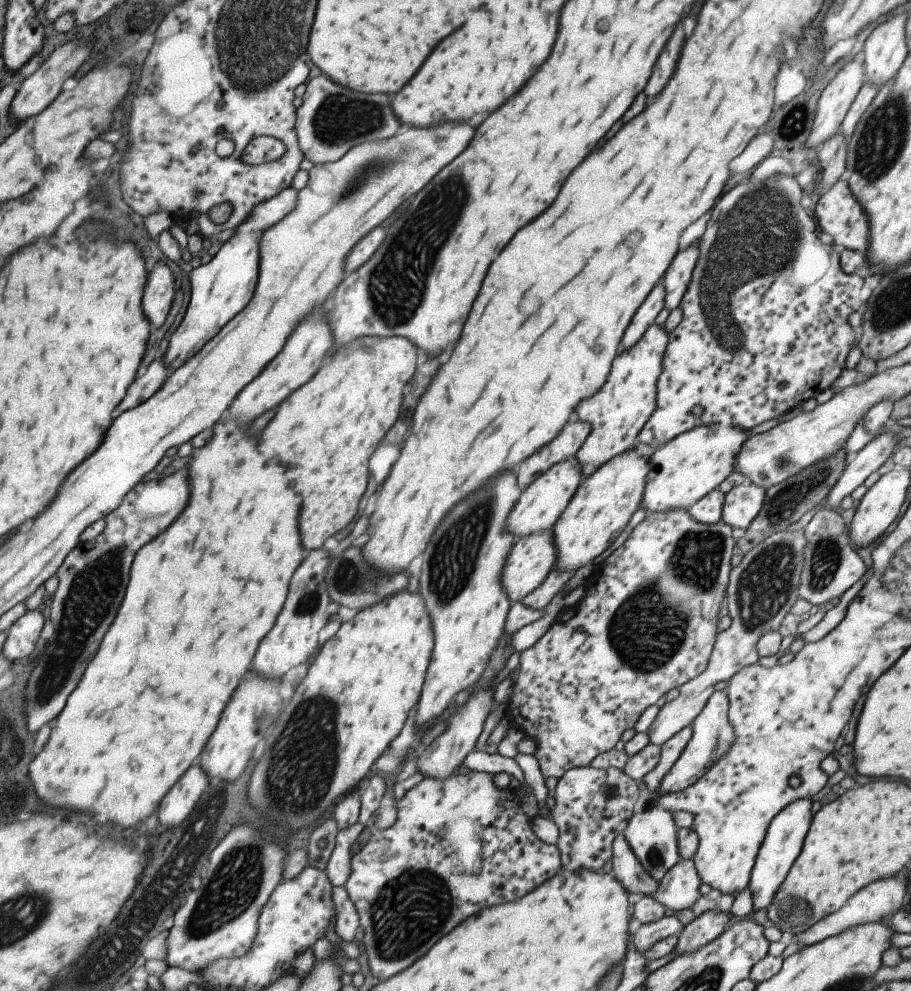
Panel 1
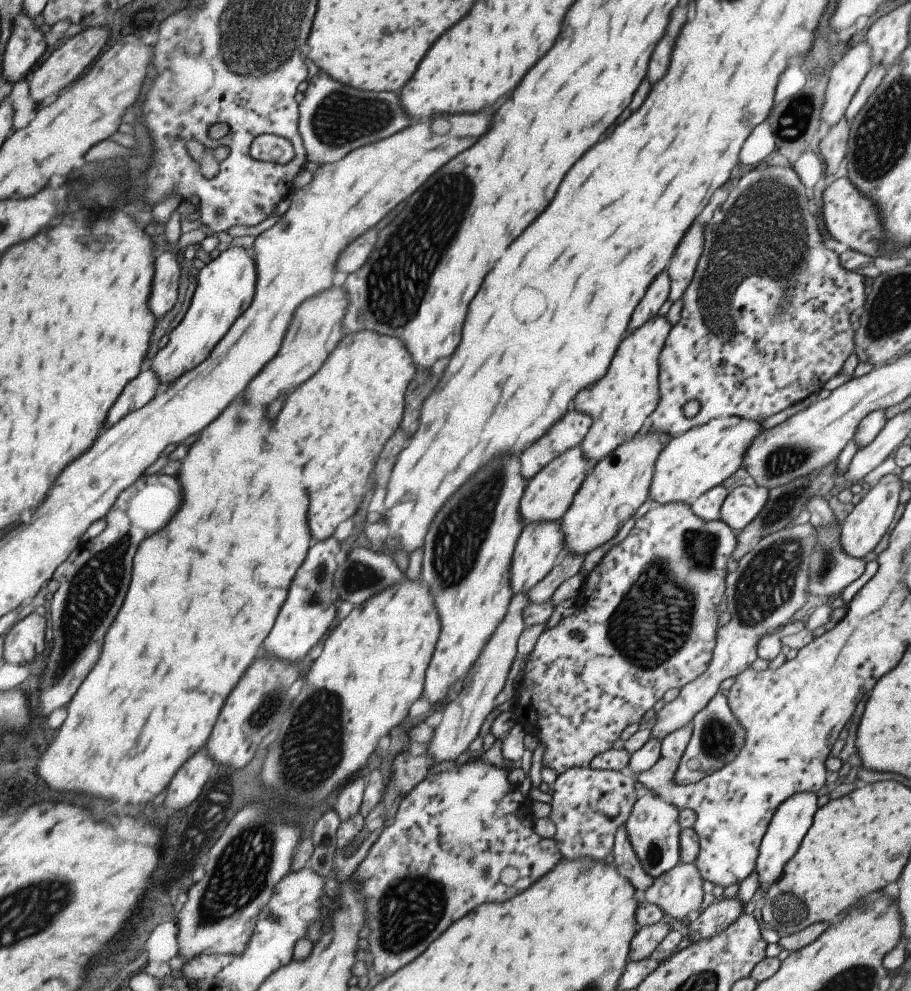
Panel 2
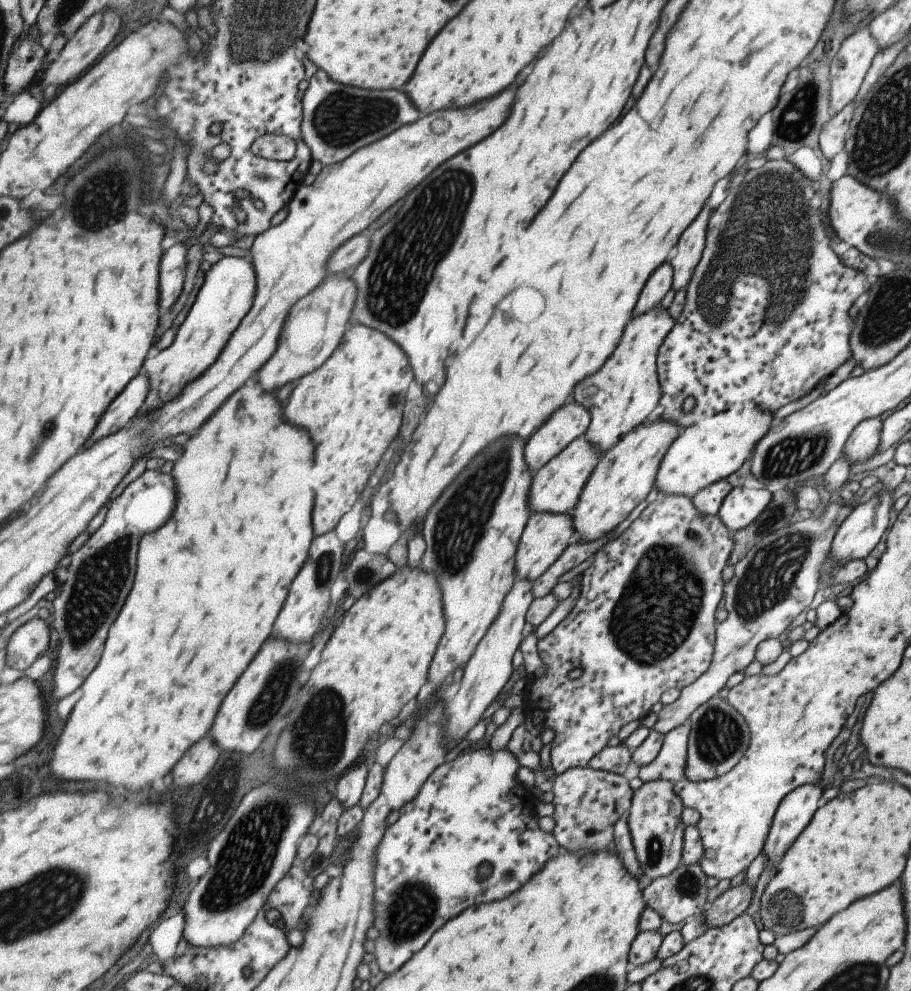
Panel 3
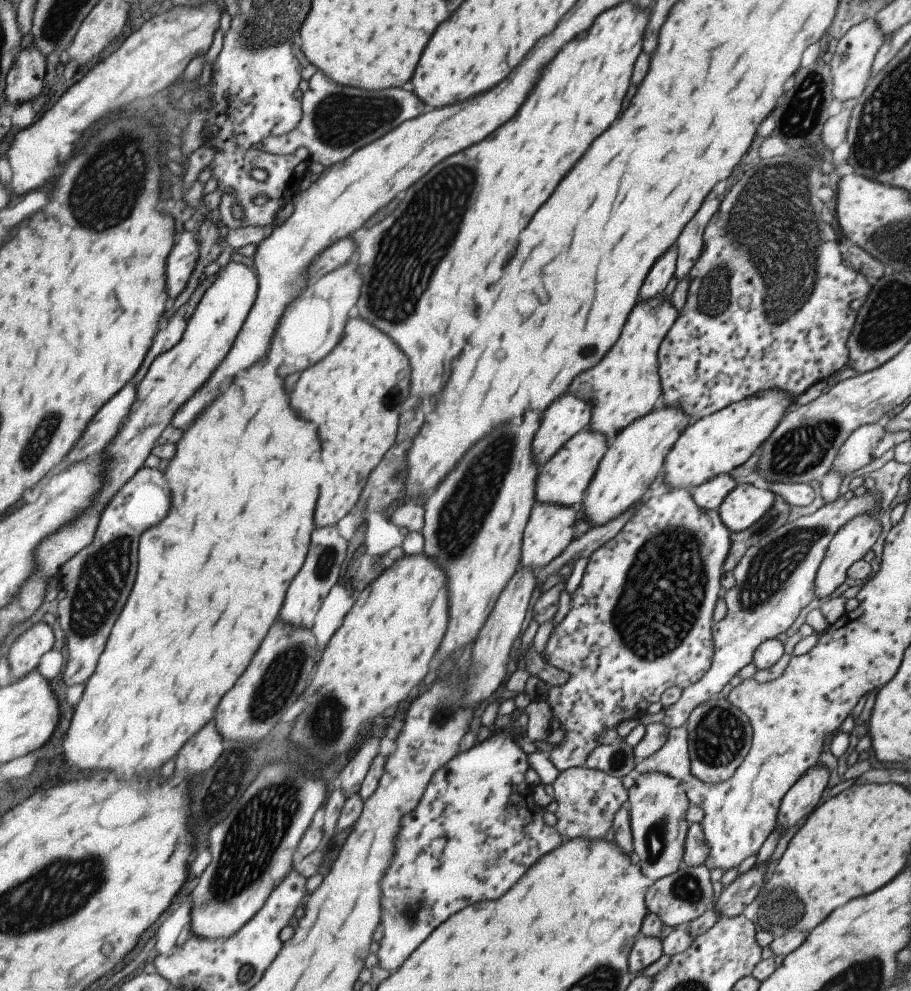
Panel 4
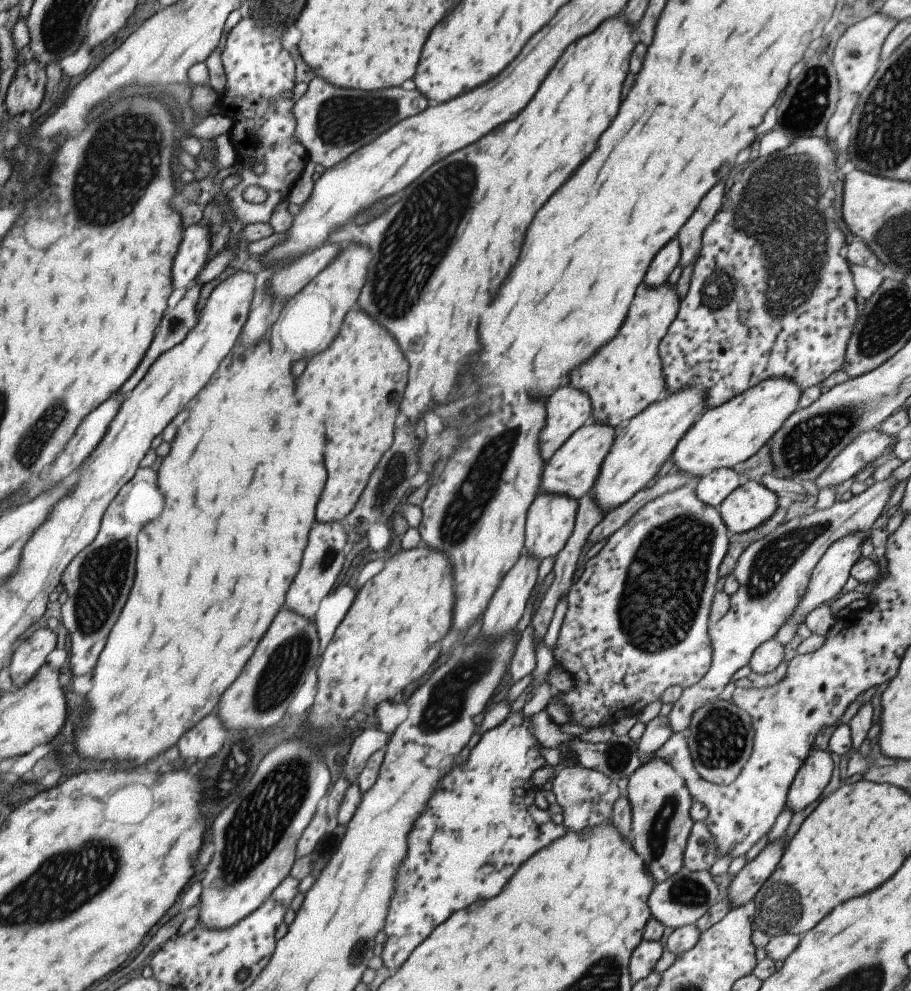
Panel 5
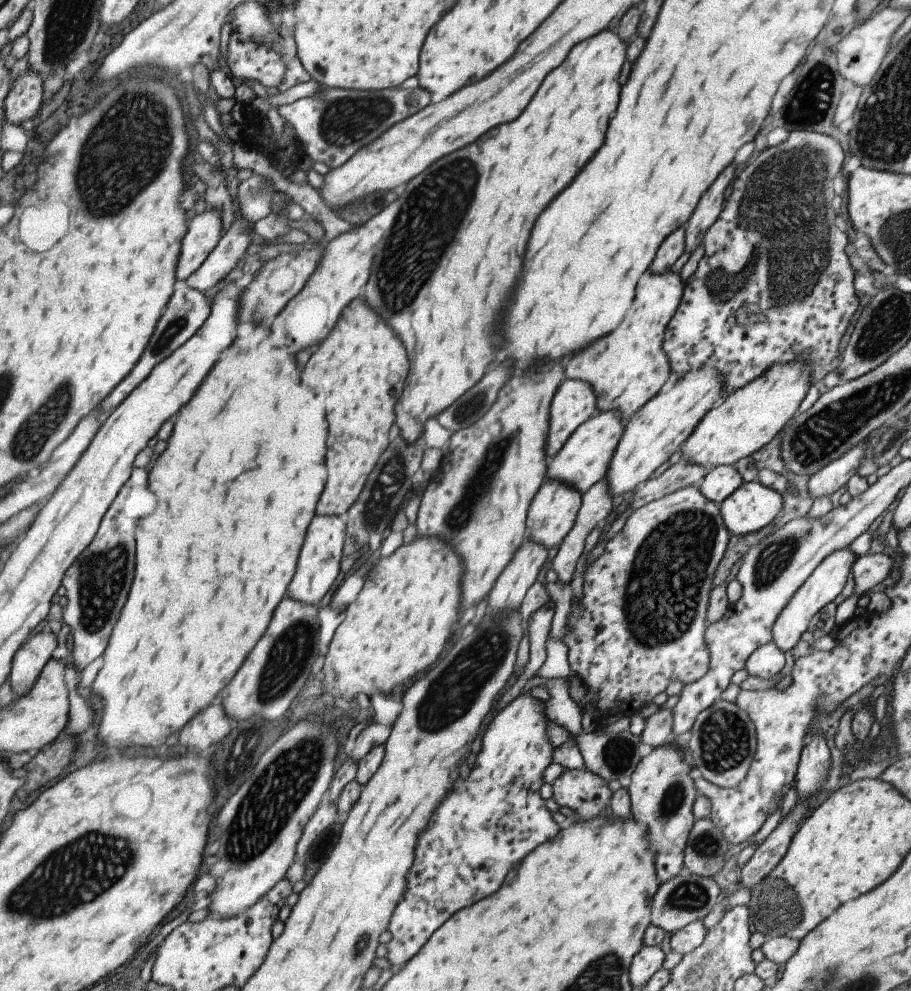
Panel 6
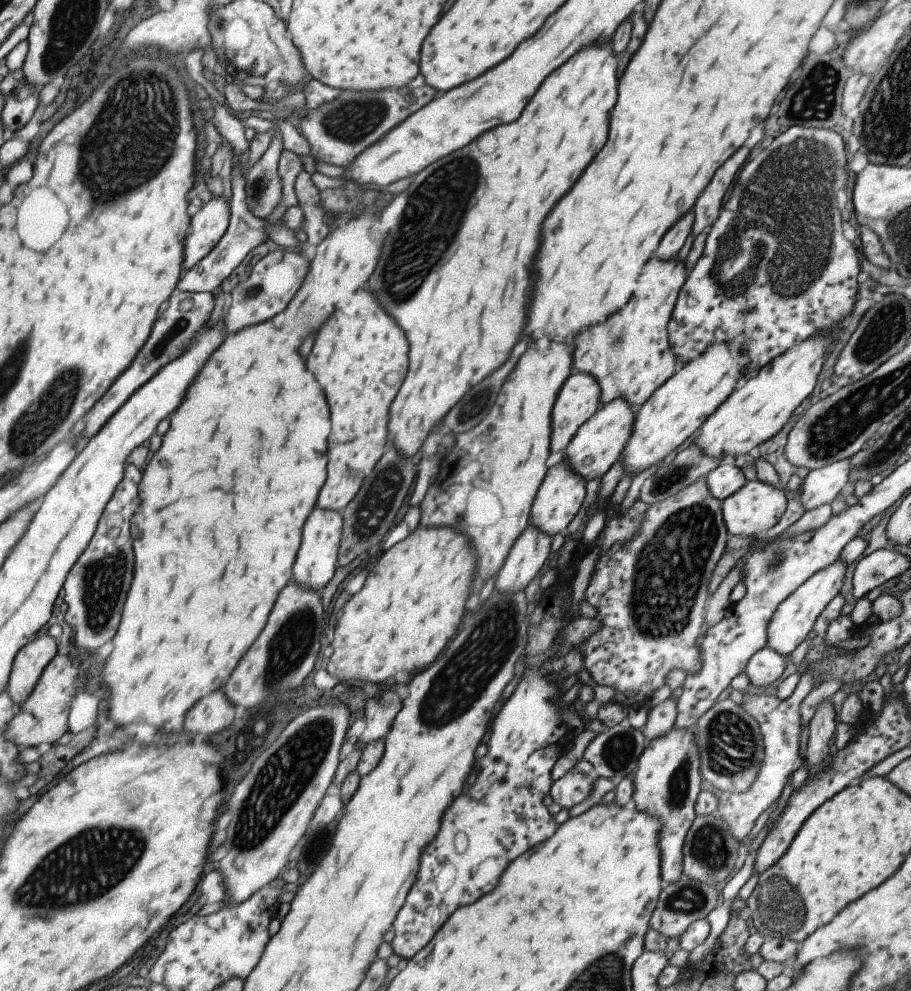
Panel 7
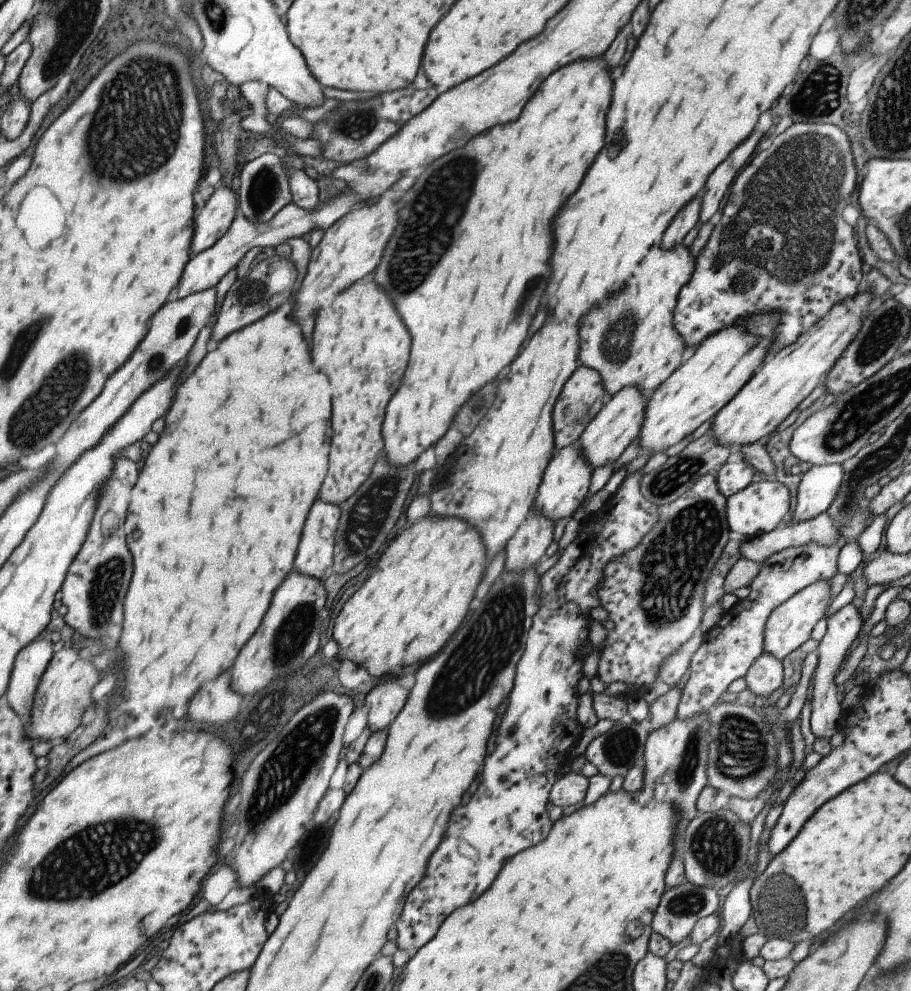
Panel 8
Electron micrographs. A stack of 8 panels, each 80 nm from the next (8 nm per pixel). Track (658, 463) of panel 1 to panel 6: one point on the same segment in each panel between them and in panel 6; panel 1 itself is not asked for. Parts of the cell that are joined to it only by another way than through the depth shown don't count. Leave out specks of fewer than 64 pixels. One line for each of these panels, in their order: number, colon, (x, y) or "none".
2: (689, 464)
3: (711, 449)
4: (718, 443)
5: (723, 436)
6: (747, 418)

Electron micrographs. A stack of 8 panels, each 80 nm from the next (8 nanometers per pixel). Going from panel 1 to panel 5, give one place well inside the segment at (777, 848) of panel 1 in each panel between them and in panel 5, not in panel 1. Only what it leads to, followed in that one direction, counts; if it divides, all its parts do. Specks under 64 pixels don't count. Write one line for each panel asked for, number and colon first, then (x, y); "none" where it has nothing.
2: (790, 822)
3: (795, 809)
4: (801, 798)
5: (813, 774)

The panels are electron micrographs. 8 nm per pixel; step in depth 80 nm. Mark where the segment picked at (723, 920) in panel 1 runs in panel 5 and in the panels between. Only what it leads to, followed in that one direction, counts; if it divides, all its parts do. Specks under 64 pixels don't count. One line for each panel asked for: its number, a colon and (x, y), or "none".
2: (722, 912)
3: (733, 901)
4: (733, 898)
5: (752, 875)

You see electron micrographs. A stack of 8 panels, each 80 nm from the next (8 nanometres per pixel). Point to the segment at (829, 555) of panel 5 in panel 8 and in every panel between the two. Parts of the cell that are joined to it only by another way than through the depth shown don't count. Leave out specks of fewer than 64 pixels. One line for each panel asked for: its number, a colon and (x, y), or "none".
6: (825, 582)
7: (786, 631)
8: (788, 626)

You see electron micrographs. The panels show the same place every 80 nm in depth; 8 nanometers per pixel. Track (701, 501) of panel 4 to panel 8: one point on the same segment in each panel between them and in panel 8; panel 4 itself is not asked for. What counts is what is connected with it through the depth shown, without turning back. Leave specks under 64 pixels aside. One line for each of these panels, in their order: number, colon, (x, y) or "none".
5: (711, 489)
6: (720, 481)
7: (722, 481)
8: (733, 477)

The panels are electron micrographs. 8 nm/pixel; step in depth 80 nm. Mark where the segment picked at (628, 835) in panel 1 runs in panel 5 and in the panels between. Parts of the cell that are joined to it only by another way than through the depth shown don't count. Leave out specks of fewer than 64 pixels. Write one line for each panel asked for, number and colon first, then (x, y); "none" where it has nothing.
2: (652, 829)
3: (654, 822)
4: (656, 802)
5: (659, 801)

